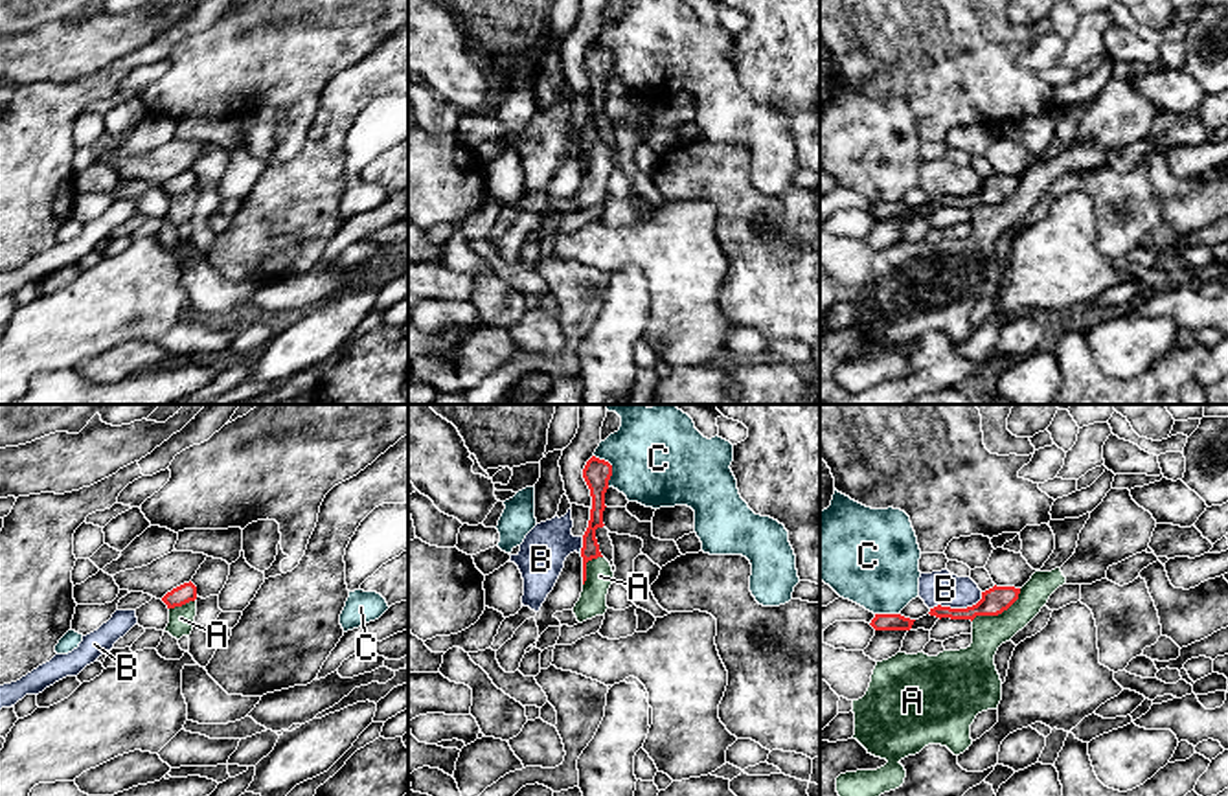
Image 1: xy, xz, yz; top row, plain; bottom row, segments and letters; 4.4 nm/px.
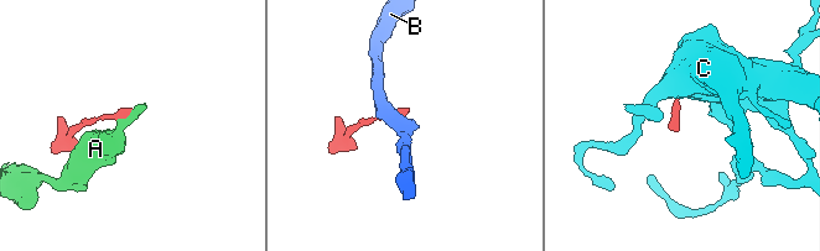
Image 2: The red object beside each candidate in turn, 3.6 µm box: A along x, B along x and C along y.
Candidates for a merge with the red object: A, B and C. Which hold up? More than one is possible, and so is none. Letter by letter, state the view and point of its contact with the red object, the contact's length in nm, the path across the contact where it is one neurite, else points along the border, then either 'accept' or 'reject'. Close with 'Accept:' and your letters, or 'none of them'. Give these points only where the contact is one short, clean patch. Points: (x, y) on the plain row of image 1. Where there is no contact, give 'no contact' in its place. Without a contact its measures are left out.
A: yz (999, 201) | 260 nm | along yz (1021, 177), (1019, 184), (1000, 201), (977, 203), (971, 208) | reject
B: yz (958, 197) | 240 nm | along yz (982, 181), (975, 192), (966, 195), (934, 193), (931, 197) | reject
C: xz (611, 56) | 160 nm | reject
Accept: none of them

